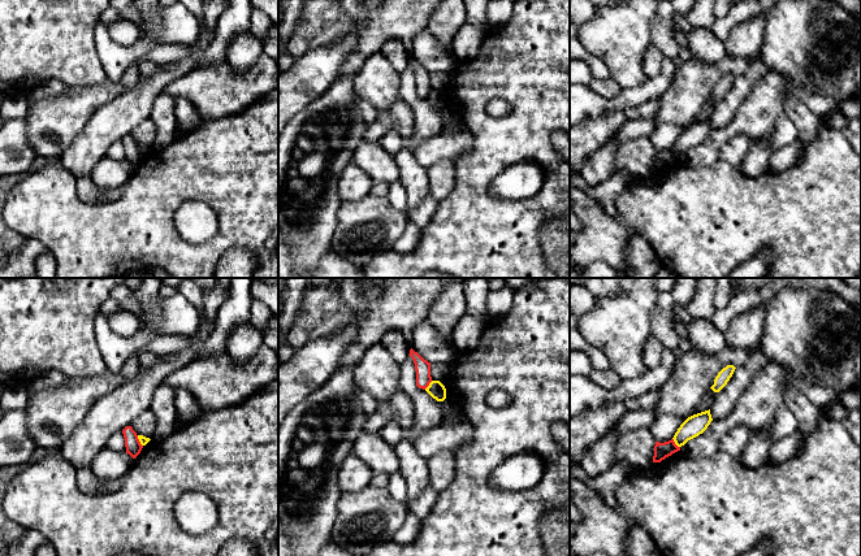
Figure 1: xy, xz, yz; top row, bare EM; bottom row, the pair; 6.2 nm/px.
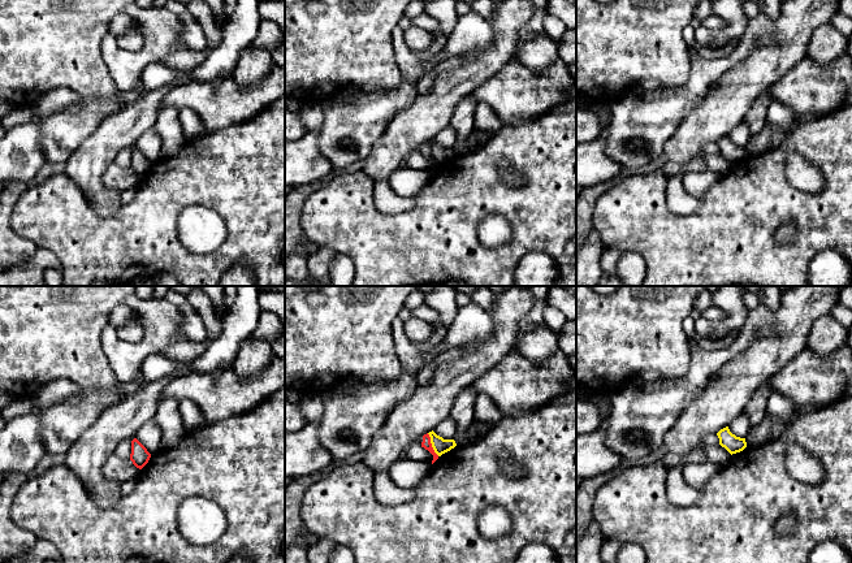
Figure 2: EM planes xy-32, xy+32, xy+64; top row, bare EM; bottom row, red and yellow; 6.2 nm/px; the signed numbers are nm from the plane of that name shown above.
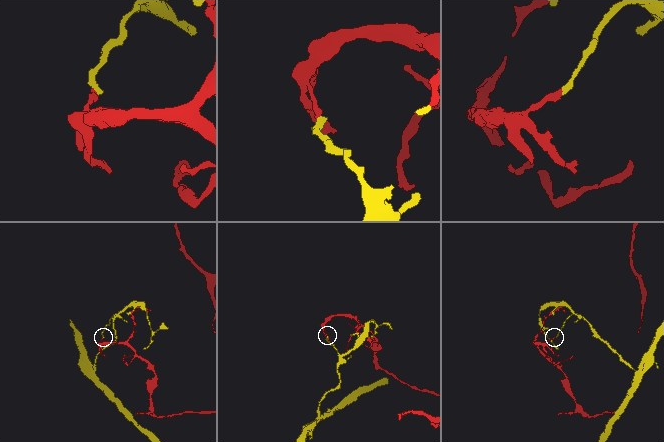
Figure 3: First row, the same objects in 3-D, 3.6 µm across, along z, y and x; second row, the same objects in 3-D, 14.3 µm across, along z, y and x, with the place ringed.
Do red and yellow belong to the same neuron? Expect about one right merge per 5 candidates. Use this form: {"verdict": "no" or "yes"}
{"verdict": "no"}

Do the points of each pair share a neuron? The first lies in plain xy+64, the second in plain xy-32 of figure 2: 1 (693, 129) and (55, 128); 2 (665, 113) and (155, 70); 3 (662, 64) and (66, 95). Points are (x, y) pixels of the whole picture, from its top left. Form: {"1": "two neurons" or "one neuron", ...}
{"1": "two neurons", "2": "one neuron", "3": "two neurons"}

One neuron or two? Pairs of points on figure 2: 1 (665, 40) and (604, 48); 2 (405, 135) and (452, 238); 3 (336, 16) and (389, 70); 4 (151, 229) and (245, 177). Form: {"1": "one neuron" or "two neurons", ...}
{"1": "one neuron", "2": "two neurons", "3": "one neuron", "4": "one neuron"}

